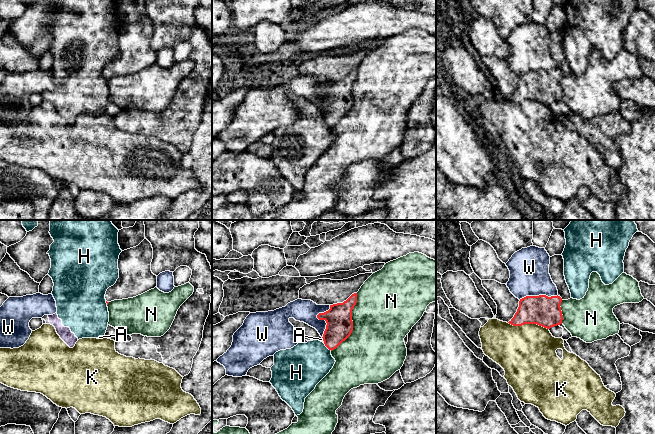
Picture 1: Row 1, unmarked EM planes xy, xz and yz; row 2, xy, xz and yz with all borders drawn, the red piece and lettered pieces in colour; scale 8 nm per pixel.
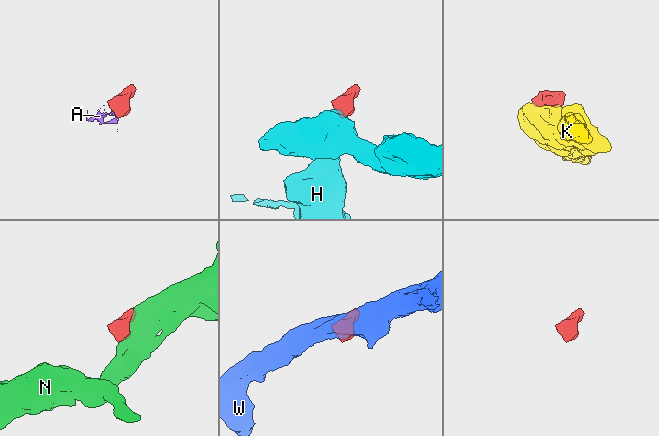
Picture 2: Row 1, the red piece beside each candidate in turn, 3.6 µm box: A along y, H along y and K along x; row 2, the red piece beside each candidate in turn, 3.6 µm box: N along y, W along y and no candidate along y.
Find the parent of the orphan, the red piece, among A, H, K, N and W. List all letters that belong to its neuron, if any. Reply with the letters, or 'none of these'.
none of these

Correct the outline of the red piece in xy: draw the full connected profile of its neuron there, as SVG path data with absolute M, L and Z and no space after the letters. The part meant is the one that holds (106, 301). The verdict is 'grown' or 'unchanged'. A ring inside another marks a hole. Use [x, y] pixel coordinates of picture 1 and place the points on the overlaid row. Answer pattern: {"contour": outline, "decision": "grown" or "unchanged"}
{"contour": "M145 238L138 246L124 250L118 259L119 278L105 294L106 303L133 298L157 286L151 271L153 248Z", "decision": "grown"}

